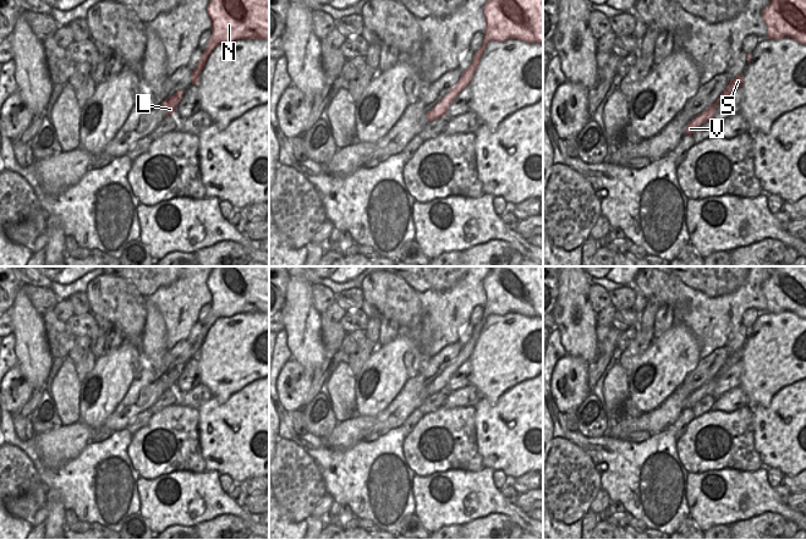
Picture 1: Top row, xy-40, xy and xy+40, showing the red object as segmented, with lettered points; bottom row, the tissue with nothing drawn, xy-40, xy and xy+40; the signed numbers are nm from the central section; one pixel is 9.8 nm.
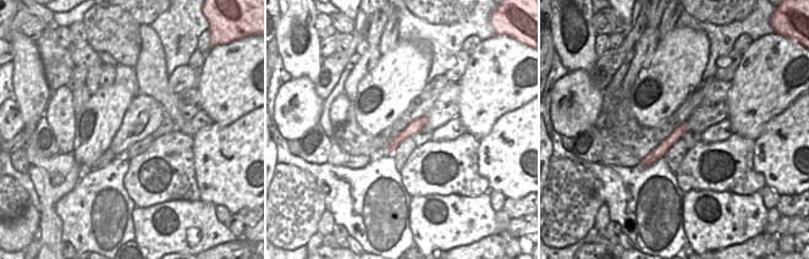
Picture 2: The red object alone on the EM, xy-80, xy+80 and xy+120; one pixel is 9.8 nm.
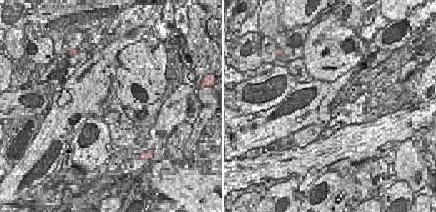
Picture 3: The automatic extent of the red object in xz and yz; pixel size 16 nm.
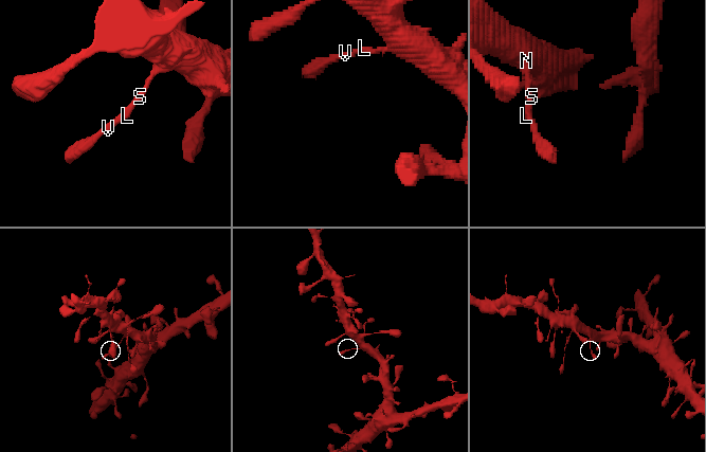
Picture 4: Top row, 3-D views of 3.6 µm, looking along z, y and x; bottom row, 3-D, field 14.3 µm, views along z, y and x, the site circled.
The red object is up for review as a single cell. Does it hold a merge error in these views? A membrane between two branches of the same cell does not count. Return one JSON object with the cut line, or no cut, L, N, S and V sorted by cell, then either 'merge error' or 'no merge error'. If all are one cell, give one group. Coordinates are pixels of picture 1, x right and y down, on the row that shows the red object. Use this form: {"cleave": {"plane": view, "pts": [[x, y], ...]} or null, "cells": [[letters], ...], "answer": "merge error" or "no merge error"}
{"cleave": null, "cells": [["L", "N", "S", "V"]], "answer": "no merge error"}

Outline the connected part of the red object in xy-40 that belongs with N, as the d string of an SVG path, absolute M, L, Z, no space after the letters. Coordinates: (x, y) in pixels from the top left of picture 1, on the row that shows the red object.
M210 0L207 13L212 20L212 37L192 71L192 84L198 83L216 45L240 39L269 39L269 0Z

